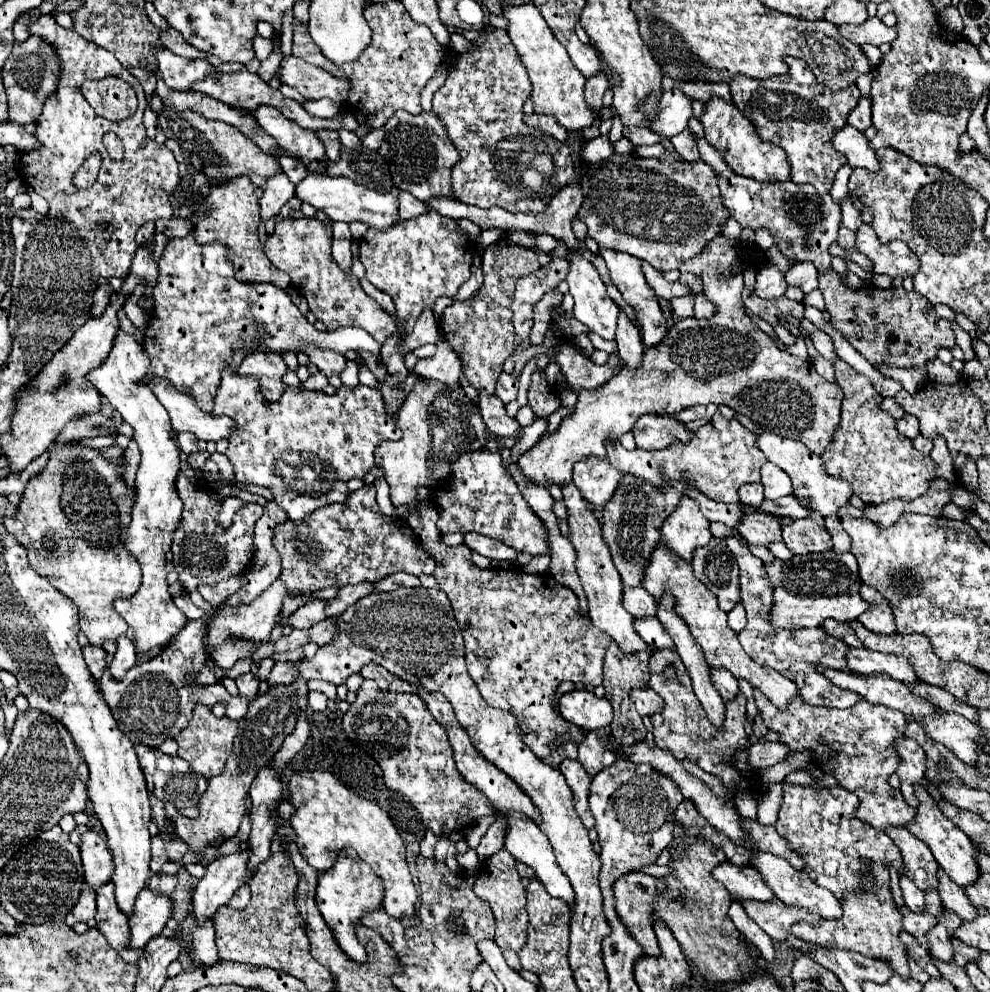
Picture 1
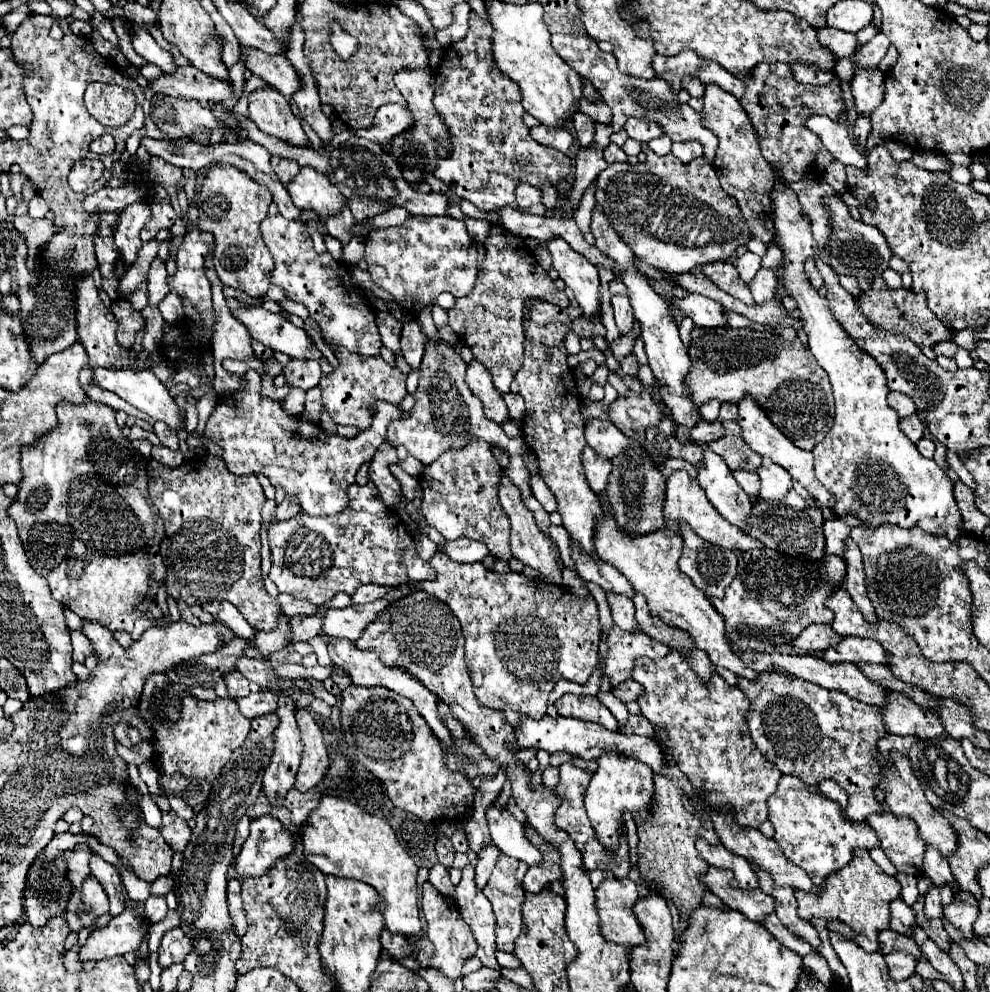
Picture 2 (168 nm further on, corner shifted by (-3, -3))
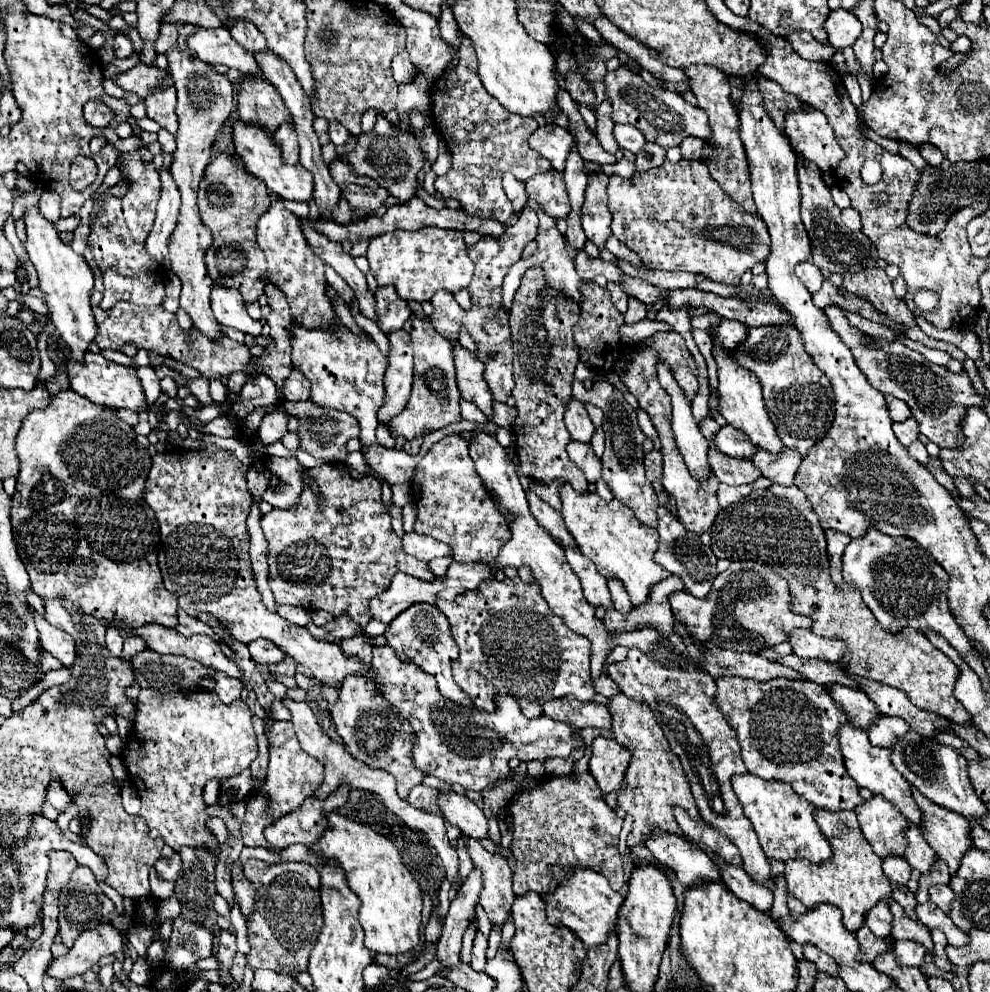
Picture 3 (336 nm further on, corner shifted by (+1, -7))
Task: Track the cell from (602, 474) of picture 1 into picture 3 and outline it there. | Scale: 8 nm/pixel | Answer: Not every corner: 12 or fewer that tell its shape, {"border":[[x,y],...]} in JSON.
{"border":[[568,444],[568,456],[590,484],[602,476],[602,462],[592,446]]}

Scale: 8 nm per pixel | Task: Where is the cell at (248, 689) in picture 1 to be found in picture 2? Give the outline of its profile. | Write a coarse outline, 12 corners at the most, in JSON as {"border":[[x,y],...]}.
{"border":[[238,670],[224,674],[232,698],[248,696],[250,682]]}

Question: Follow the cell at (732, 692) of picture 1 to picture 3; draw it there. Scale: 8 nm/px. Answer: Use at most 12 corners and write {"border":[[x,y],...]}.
{"border":[[608,580],[614,608],[622,614],[632,610],[622,582]]}

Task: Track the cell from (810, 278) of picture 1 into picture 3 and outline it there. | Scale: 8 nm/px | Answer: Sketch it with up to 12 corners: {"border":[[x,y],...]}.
{"border":[[800,262],[796,276],[808,286],[812,294],[824,282],[812,262]]}

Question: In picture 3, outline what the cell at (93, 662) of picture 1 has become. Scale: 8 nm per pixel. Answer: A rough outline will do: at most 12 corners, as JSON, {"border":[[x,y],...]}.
{"border":[[40,614],[36,628],[46,652],[66,668],[76,658],[76,644]]}

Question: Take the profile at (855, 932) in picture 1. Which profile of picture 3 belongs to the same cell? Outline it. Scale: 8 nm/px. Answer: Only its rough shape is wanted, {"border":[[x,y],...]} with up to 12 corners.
{"border":[[818,810],[834,856],[786,862],[788,894],[852,934],[892,886],[854,812]]}

